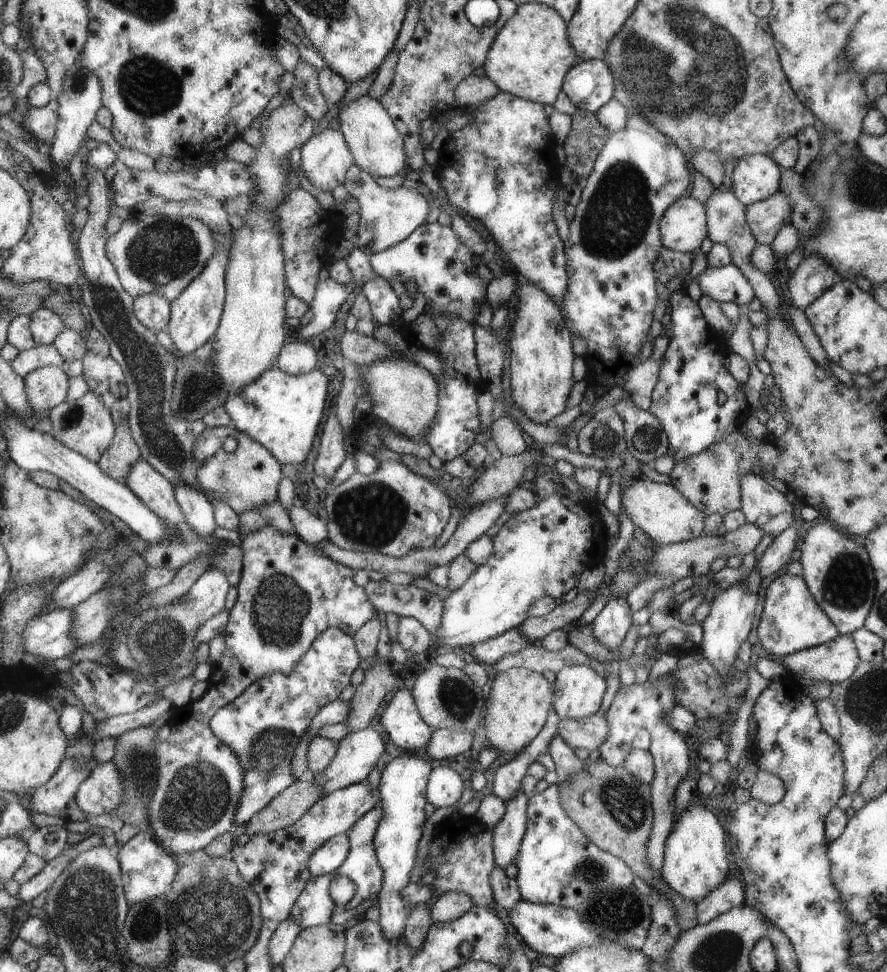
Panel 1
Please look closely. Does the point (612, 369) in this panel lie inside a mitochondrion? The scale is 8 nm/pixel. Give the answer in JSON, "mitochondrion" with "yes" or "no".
{"mitochondrion":"no"}

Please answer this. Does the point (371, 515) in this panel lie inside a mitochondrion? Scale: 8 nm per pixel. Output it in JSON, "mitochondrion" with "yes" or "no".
{"mitochondrion":"yes"}

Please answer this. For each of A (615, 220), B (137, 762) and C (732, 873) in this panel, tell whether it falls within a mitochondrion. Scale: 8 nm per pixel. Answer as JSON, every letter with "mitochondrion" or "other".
{"A":"mitochondrion","B":"mitochondrion","C":"other"}

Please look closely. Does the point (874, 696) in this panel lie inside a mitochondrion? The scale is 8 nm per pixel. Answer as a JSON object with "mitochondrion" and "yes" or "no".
{"mitochondrion":"yes"}

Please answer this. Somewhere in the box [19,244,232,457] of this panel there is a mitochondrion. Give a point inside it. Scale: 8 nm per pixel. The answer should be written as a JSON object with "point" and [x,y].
{"point":[191,391]}

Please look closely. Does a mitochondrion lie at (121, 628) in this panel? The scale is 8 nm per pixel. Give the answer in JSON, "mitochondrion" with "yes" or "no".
{"mitochondrion":"yes"}

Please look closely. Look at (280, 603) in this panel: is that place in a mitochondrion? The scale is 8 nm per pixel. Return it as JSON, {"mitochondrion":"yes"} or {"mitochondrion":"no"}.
{"mitochondrion":"yes"}

